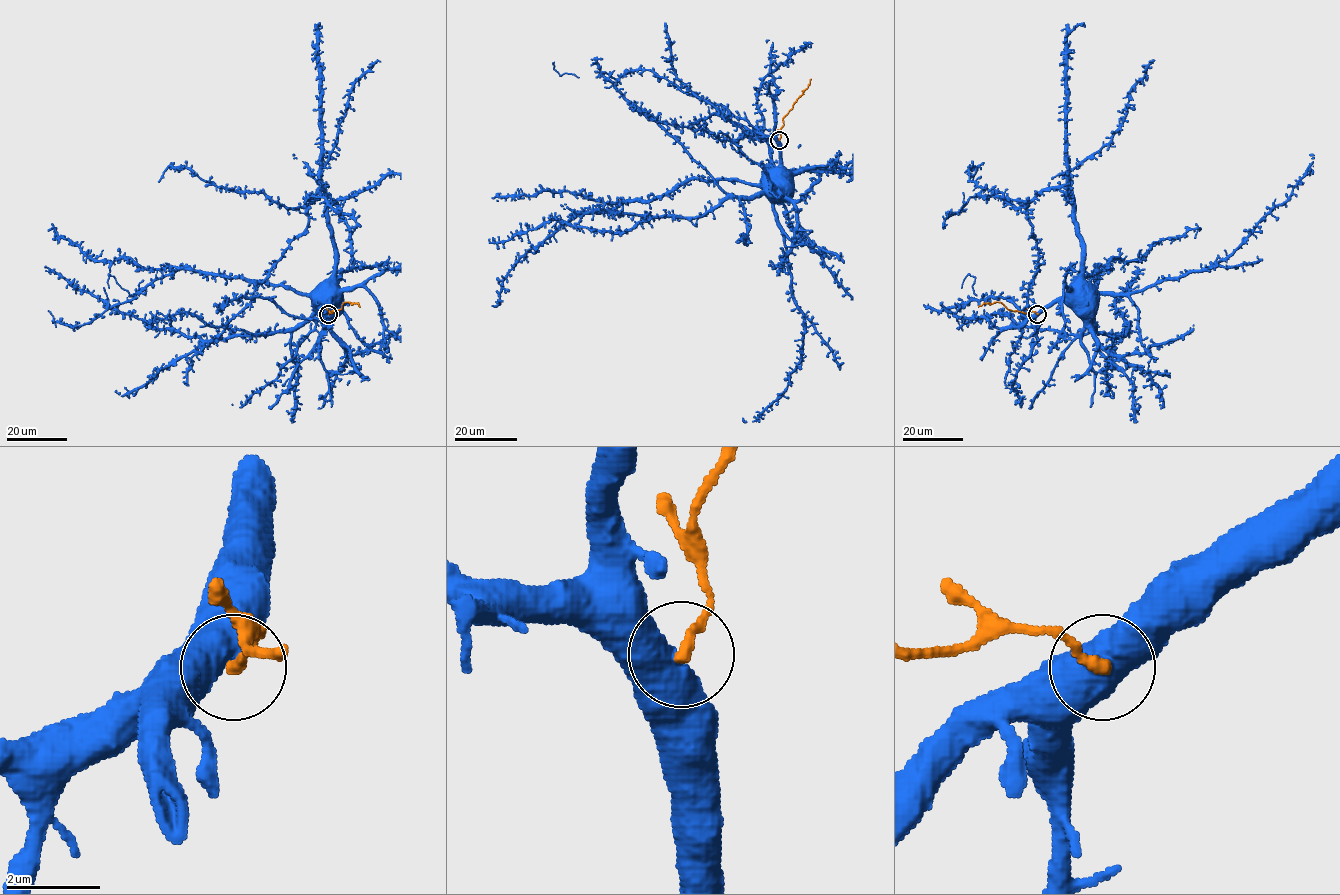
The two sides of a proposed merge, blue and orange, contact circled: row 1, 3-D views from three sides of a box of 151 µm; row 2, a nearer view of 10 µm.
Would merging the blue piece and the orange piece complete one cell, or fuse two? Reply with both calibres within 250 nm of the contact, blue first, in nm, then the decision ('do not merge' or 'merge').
800 nm thick on the blue side, 240 nm on the other; do not merge

